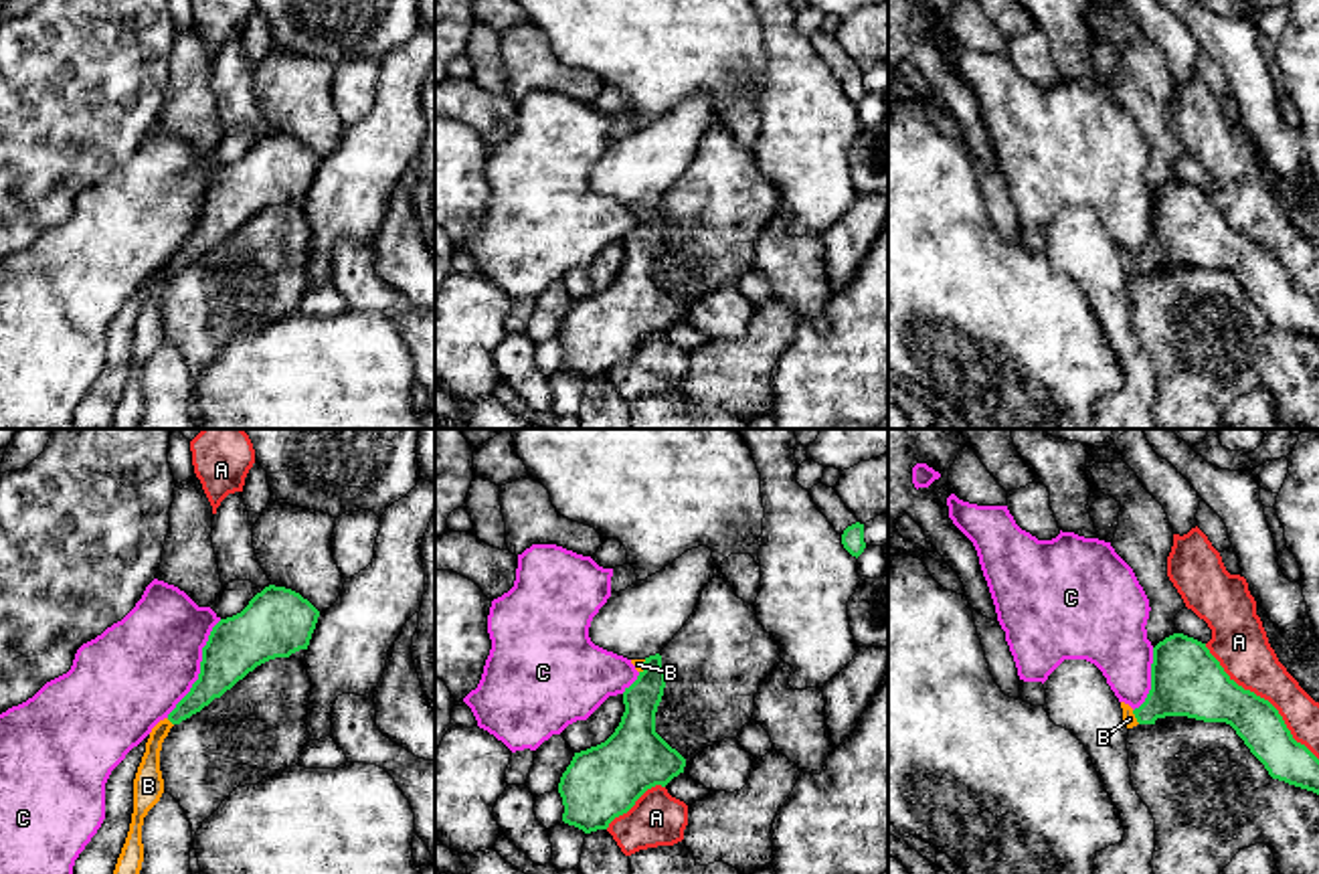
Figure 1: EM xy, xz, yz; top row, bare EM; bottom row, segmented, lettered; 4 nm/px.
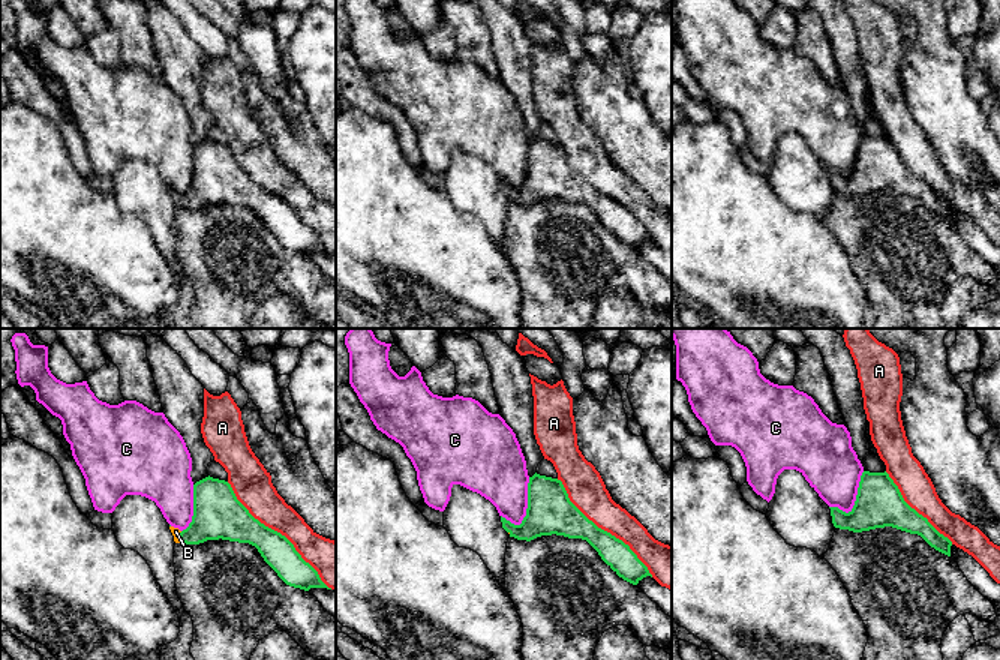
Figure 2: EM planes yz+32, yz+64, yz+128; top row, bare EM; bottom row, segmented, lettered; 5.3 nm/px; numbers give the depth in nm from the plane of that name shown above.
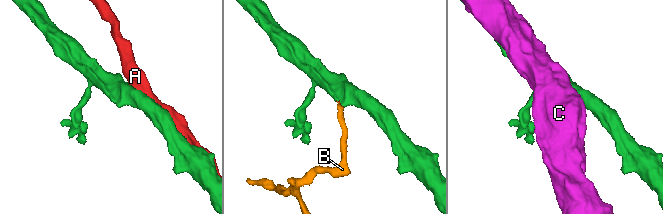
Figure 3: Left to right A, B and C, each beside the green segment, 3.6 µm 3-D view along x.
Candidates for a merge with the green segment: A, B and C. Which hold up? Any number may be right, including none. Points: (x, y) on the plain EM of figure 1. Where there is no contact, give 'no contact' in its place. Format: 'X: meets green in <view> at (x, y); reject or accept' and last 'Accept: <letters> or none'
A: meets green in yz at (1263, 245); reject
B: meets green in yz at (1135, 264); accept
C: meets green in xy at (201, 215); reject
Accept: B

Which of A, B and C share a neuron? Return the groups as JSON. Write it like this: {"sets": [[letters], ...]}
{"sets": [["A"], ["B"], ["C"]]}

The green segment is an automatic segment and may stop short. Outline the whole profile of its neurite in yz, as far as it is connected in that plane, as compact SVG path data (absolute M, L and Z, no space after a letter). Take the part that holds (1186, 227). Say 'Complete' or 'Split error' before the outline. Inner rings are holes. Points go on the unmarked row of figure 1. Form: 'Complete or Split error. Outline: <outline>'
Split error. Outline: M1173 180L1153 194L1151 237L1139 255L1121 249L1127 275L1165 263L1226 269L1272 326L1319 342L1319 305L1287 275L1279 257L1238 233L1206 190Z

